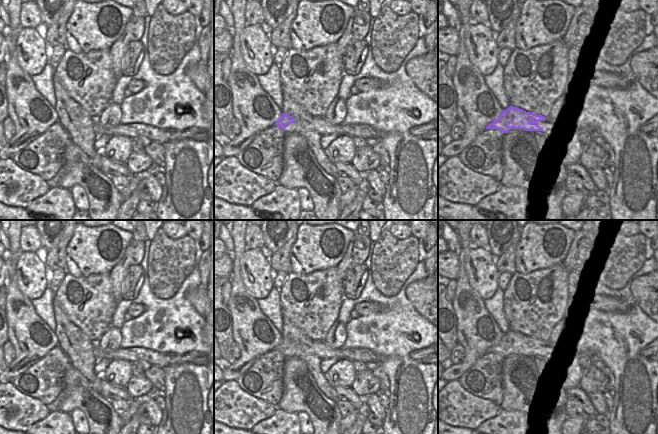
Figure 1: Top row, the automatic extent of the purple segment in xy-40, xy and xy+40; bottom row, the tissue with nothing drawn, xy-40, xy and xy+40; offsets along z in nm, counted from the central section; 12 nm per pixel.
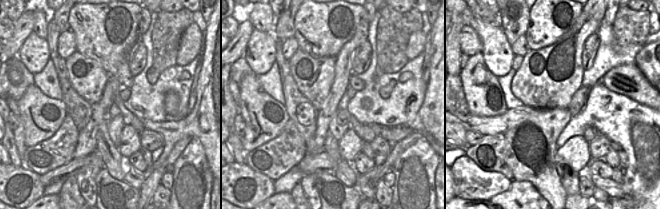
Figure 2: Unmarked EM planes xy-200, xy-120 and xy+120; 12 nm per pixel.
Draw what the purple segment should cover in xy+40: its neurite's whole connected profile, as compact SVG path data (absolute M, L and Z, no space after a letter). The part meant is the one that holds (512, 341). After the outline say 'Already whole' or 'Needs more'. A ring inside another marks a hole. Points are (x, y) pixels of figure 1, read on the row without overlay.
M510 330L504 334L497 344L490 347L486 353L497 353L503 358L510 352L524 353L526 355L544 355L547 359L553 357L560 347L549 341L543 341L522 333Z. Needs more.

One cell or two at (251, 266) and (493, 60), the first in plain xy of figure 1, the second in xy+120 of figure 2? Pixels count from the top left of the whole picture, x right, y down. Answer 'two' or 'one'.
one

